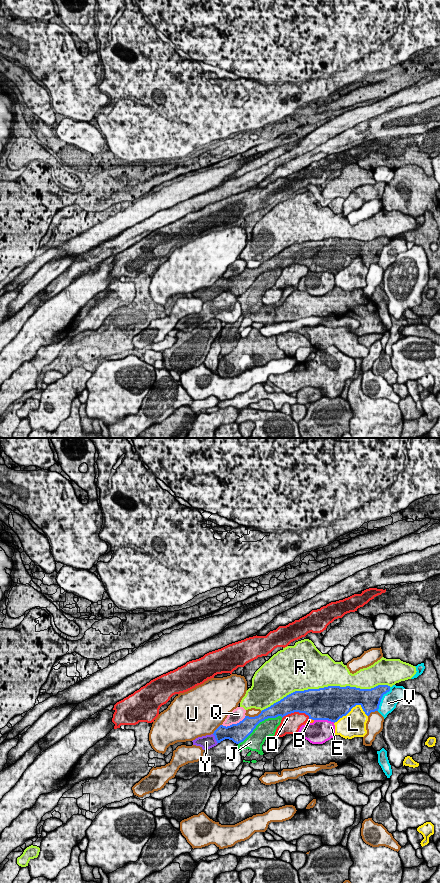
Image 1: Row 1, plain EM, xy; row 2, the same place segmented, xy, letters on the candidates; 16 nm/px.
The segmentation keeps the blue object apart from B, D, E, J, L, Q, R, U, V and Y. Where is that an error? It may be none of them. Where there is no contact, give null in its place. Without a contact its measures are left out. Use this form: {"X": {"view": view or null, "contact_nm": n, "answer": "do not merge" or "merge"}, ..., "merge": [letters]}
{"B": {"view": "xy", "contact_nm": 90, "answer": "do not merge"}, "D": {"view": "xy", "contact_nm": 440, "answer": "do not merge"}, "E": {"view": "xy", "contact_nm": 340, "answer": "do not merge"}, "J": {"view": "xy", "contact_nm": 850, "answer": "do not merge"}, "L": {"view": "xy", "contact_nm": 550, "answer": "do not merge"}, "Q": {"view": "xy", "contact_nm": 420, "answer": "do not merge"}, "R": {"view": "xy", "contact_nm": 2100, "answer": "do not merge"}, "U": {"view": "xy", "contact_nm": 260, "answer": "do not merge"}, "V": {"view": "xy", "contact_nm": 440, "answer": "do not merge"}, "Y": {"view": "xy", "contact_nm": 180, "answer": "merge"}, "merge": ["Y"]}

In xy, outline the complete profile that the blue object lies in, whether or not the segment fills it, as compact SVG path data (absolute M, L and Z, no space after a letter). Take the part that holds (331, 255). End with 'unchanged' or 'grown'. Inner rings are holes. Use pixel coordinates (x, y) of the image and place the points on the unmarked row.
M378 237L371 241L328 238L295 243L262 262L258 268L245 268L239 275L227 279L220 277L213 286L198 289L192 294L203 302L210 301L225 291L239 296L265 271L278 268L283 270L294 264L305 265L312 272L328 272L335 275L346 268L353 259L360 257L369 268L371 264L378 263L383 247L389 243L388 237Z | grown

